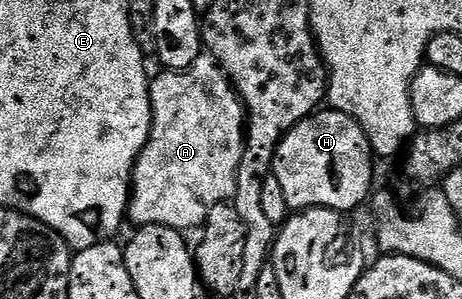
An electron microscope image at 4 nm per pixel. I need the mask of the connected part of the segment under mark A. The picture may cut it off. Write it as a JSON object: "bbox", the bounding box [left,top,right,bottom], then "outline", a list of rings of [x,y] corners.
{"bbox":[128,55,248,230],"outline":[[[212,55],[198,56],[196,62],[192,62],[192,66],[182,72],[162,70],[159,73],[158,77],[150,80],[152,126],[148,142],[134,164],[128,220],[129,223],[134,223],[134,226],[159,224],[179,230],[198,230],[205,225],[208,210],[212,210],[212,206],[233,201],[236,174],[242,148],[246,144],[248,117],[234,85],[226,76],[226,71]]]}

